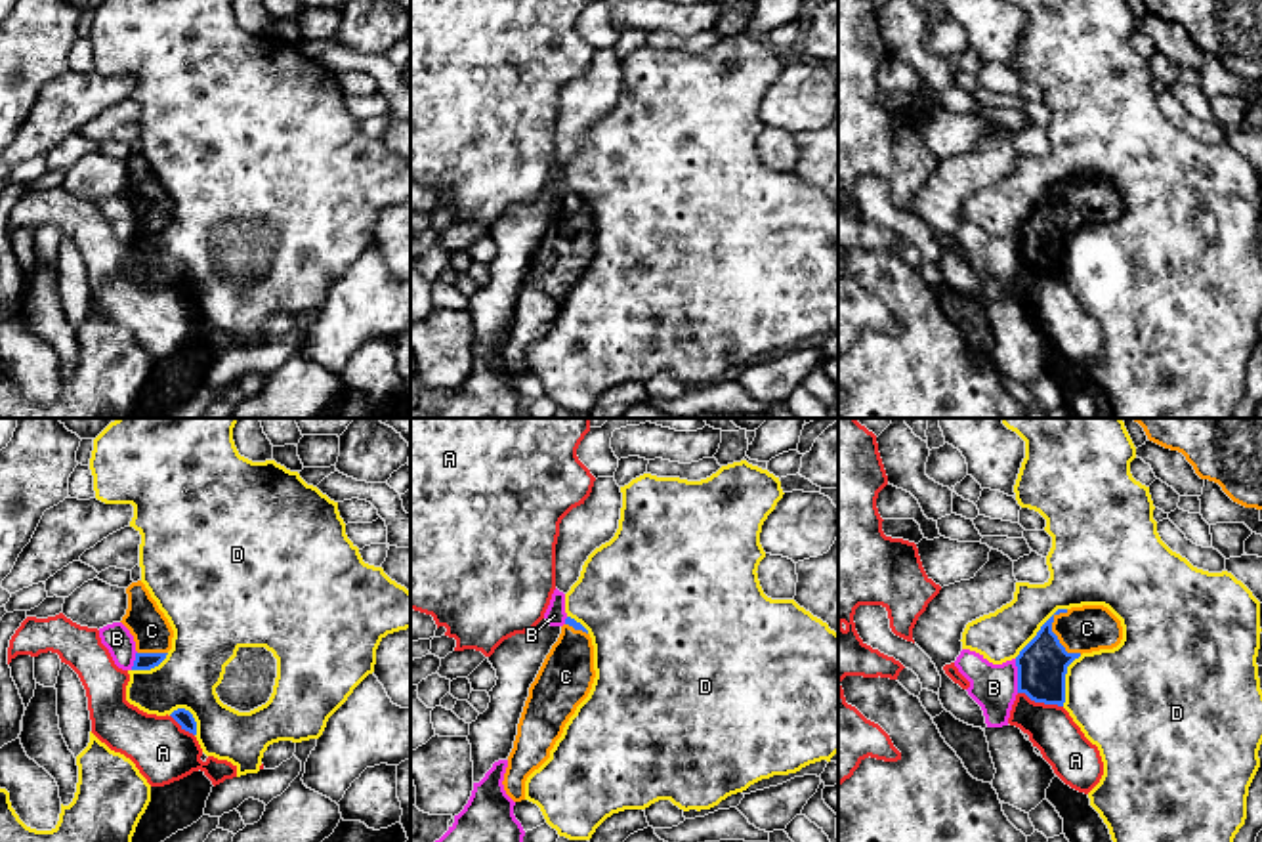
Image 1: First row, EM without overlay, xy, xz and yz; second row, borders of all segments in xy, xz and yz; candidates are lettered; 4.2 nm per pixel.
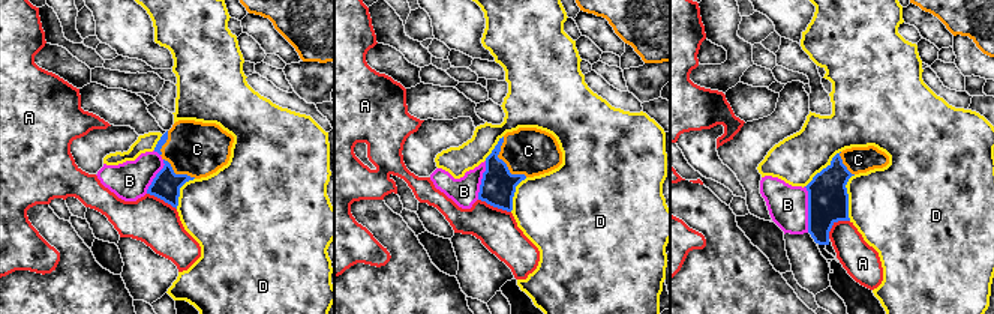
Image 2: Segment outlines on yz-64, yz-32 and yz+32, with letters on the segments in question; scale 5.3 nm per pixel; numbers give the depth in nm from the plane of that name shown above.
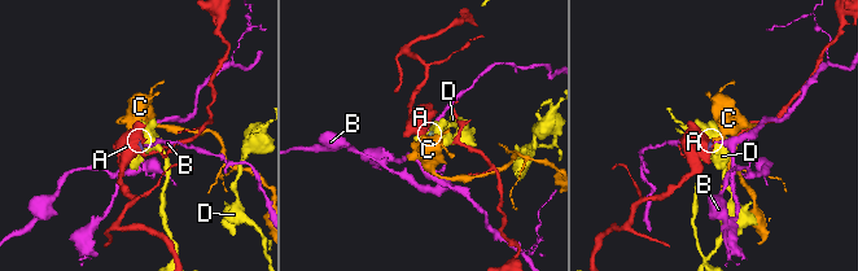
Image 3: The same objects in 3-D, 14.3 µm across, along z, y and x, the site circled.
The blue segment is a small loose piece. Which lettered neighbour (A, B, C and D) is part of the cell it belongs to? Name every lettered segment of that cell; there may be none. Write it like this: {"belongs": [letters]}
{"belongs": ["C"]}

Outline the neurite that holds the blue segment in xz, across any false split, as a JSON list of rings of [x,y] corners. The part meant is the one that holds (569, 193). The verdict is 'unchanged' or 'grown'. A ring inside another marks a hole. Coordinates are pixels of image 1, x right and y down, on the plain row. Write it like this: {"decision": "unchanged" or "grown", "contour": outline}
{"decision": "grown", "contour": [[[567,189],[557,214],[529,260],[514,321],[508,328],[504,363],[514,374],[525,372],[525,353],[538,342],[561,309],[596,250],[594,218],[588,202]]]}

